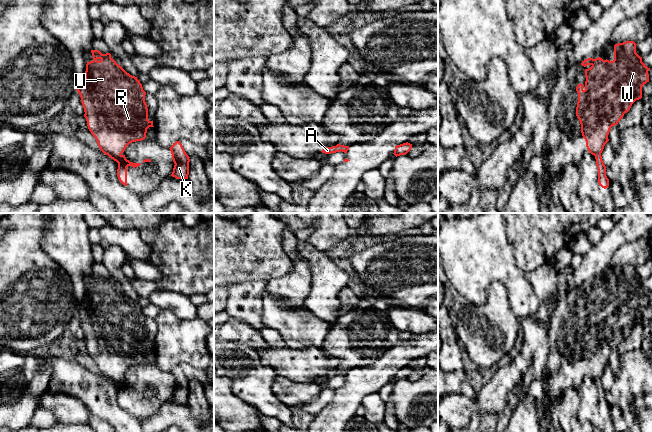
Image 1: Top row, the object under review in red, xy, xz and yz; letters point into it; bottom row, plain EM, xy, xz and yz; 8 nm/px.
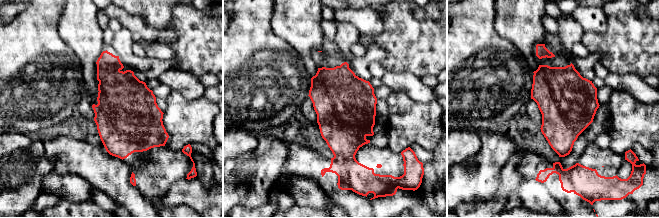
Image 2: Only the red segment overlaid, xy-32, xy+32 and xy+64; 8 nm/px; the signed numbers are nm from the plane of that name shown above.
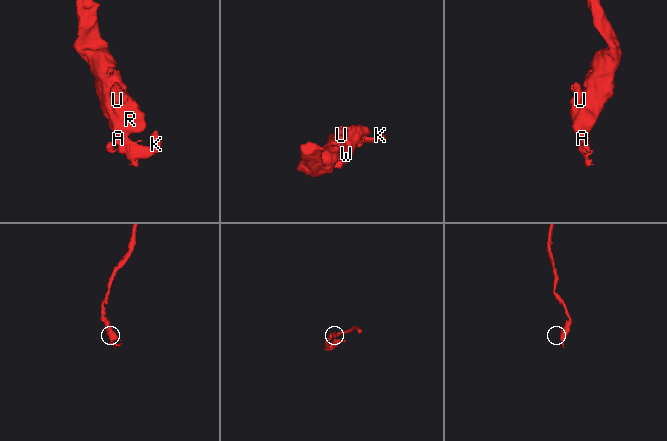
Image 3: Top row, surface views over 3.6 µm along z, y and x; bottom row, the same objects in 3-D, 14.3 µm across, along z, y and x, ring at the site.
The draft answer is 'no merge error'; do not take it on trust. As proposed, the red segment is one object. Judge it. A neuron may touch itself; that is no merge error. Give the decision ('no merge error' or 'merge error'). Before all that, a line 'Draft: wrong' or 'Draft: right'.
Draft: wrong
merge error

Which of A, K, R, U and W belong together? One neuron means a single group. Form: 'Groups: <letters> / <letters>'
Groups: A K / R U W

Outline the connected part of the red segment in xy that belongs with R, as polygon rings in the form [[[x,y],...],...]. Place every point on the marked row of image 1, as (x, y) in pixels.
[[[91,50],[93,60],[87,62],[85,80],[77,85],[84,108],[84,117],[91,134],[95,137],[101,151],[120,156],[126,147],[146,138],[147,129],[153,126],[148,120],[148,108],[145,102],[146,92],[137,77],[127,73],[110,53],[102,54]]]

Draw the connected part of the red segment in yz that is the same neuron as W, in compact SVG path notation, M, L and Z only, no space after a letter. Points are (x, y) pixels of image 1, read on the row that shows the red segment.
M626 41L614 45L614 60L588 58L581 65L591 67L585 69L585 84L578 84L578 102L576 116L581 124L581 133L586 147L592 155L601 154L612 126L617 125L632 104L642 98L642 87L649 82L648 68L642 57L636 53L636 43Z

